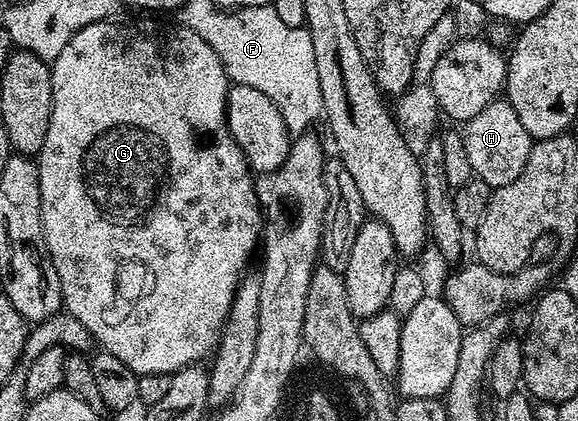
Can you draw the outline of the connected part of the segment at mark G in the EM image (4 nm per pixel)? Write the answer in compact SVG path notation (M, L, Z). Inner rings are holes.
M115 22L85 25L50 64L53 109L49 117L49 133L45 133L45 145L37 156L43 236L47 252L51 254L51 264L53 269L57 269L57 277L61 281L66 314L77 317L102 350L113 353L117 361L125 361L136 375L171 375L184 367L202 364L202 359L206 355L208 358L218 347L239 280L246 272L243 270L261 243L259 199L255 196L255 183L251 180L251 166L227 128L229 80L227 69L217 53L213 53L213 49L209 49L197 33L182 25L158 27L155 23L143 23L136 31L131 31L129 24Z

